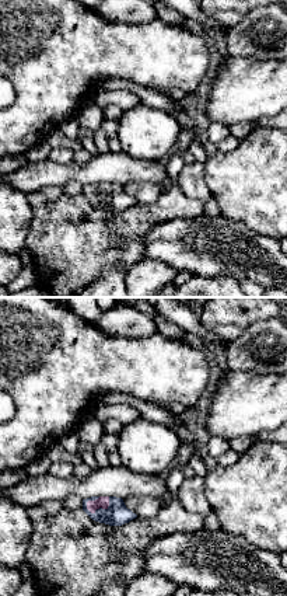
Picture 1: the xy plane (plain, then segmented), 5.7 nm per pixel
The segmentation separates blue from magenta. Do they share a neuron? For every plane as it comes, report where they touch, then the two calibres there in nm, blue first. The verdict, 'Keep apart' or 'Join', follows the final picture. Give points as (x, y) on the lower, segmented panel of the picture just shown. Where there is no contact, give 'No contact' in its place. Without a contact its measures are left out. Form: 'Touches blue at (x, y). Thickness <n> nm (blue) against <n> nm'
Touches blue at (101, 508). Thickness 130 nm (blue) against 70 nm

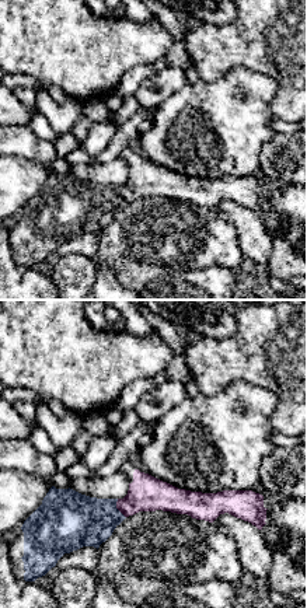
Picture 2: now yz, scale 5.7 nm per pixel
Touches blue at (117, 509). Thickness 320 nm (blue) against 200 nm

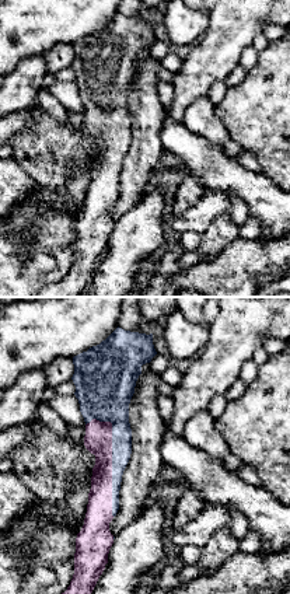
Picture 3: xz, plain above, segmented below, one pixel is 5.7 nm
Touches blue at (112, 461). Thickness 110 nm (blue) against 160 nm

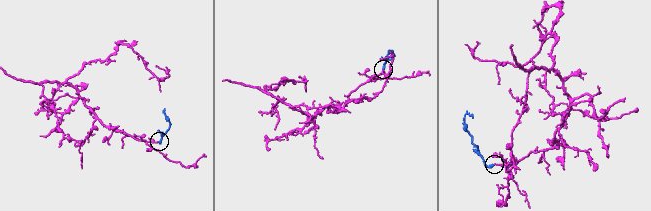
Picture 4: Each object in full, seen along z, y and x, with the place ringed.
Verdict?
Join

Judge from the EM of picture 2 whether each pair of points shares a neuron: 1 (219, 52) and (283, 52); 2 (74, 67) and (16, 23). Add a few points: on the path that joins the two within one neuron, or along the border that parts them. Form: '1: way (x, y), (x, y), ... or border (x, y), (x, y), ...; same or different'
1: way (234, 52), (268, 52); same
2: way (60, 53), (30, 24); same

